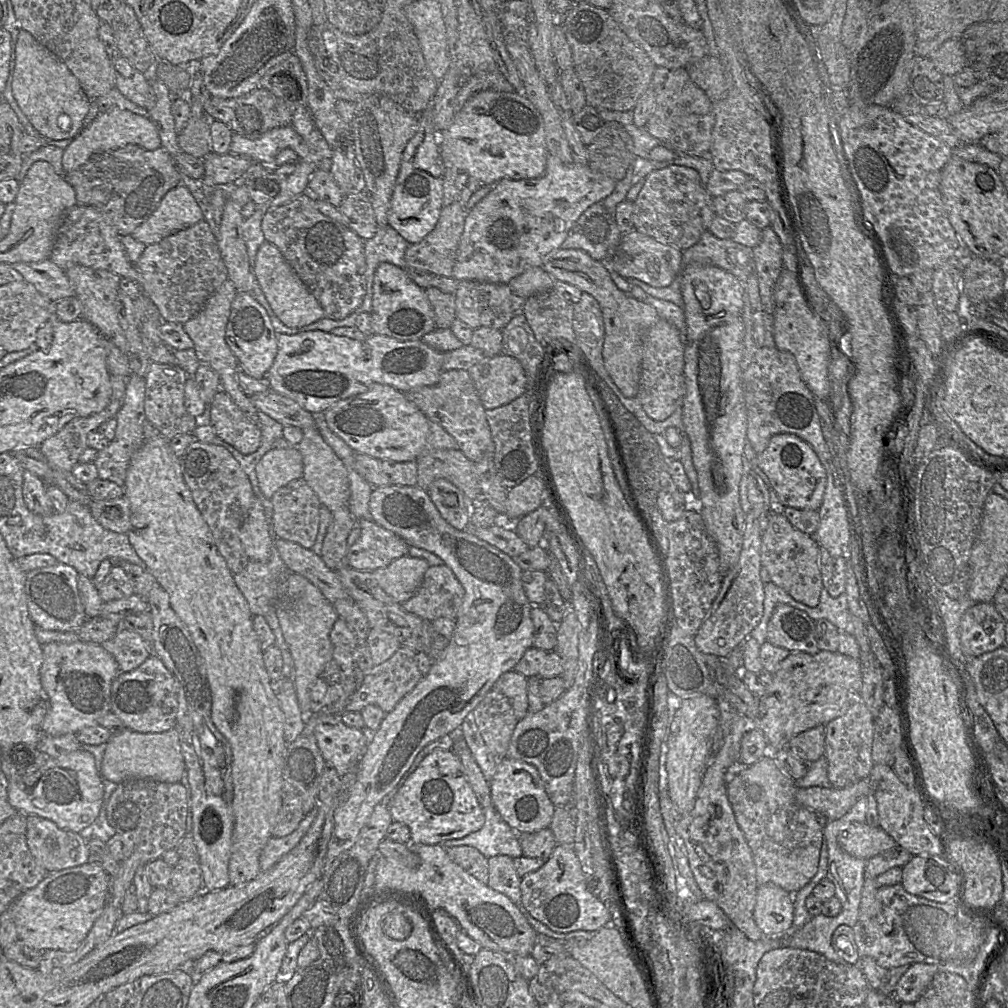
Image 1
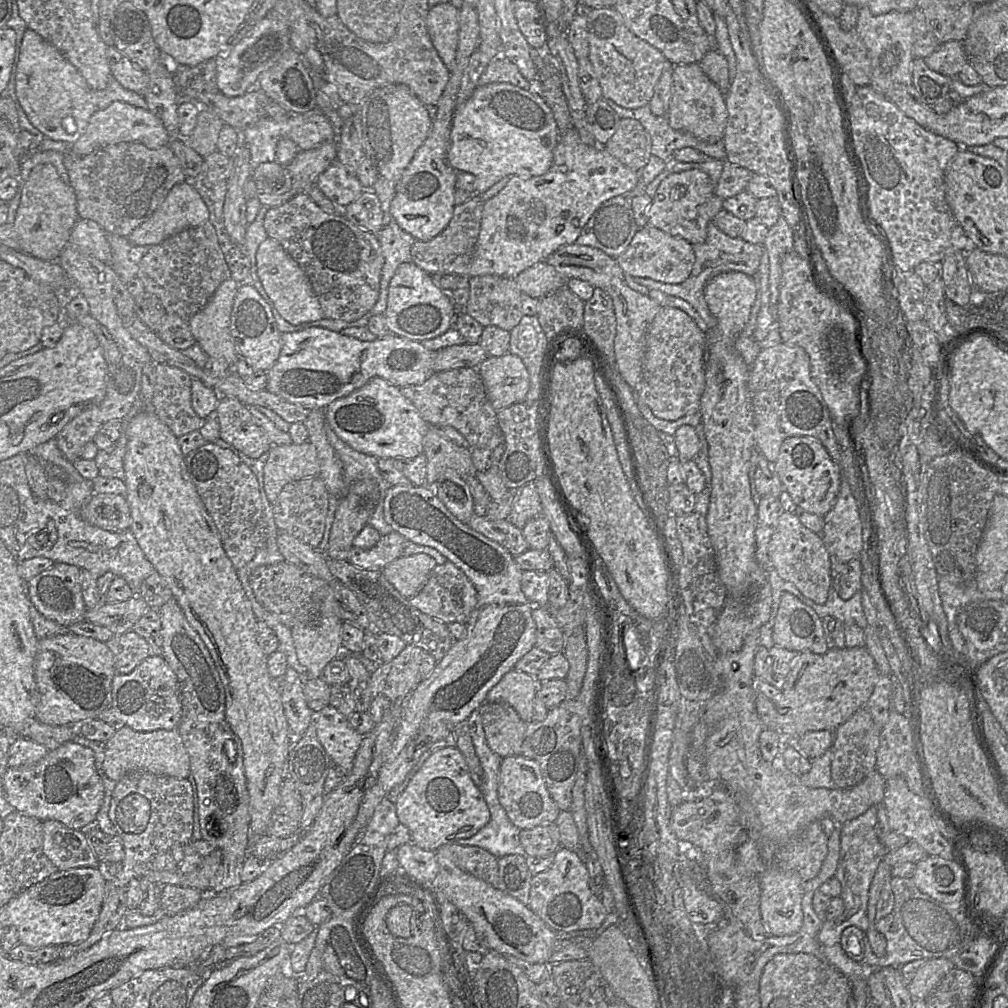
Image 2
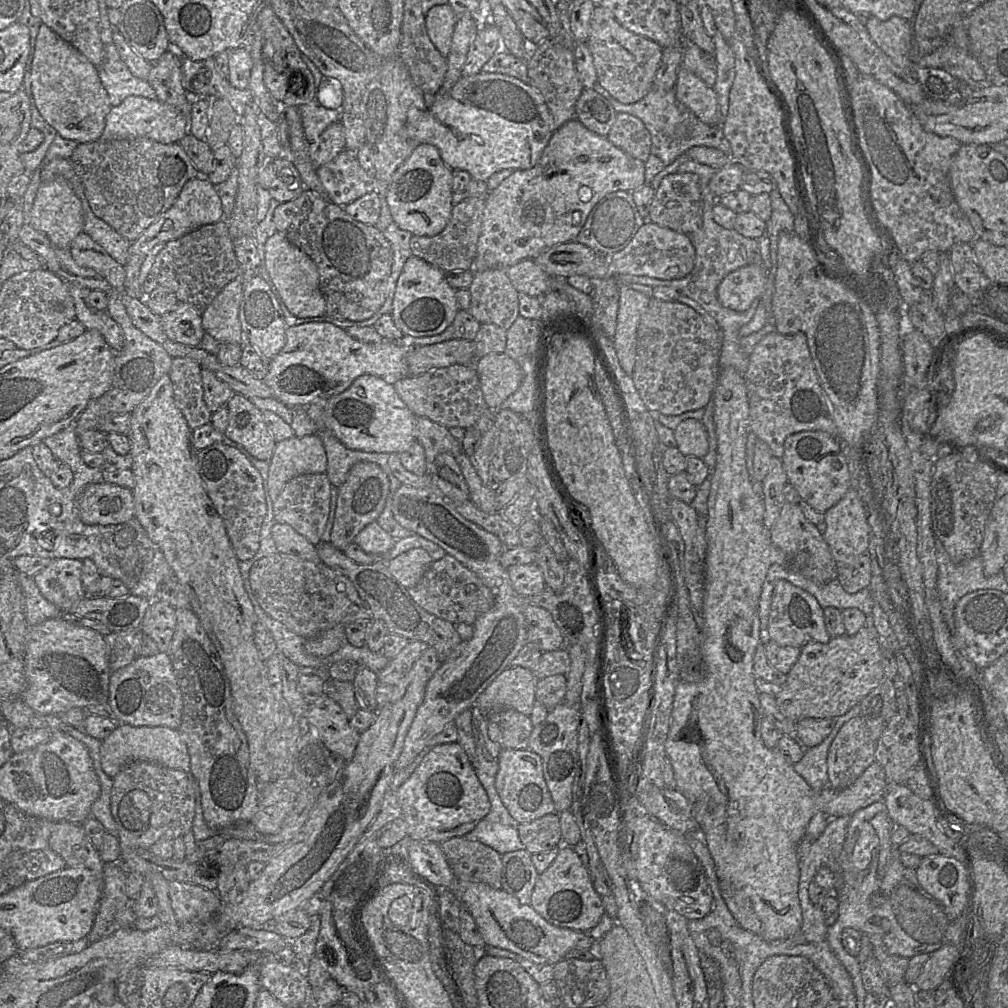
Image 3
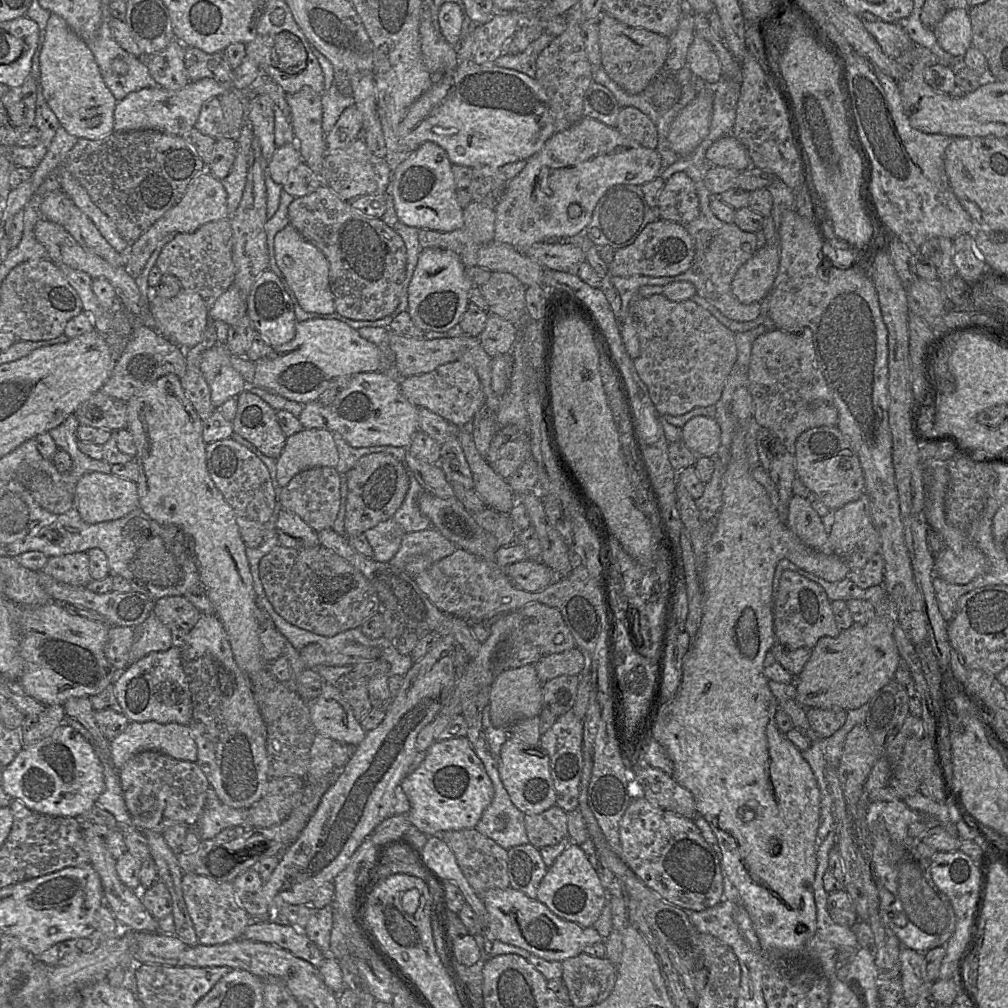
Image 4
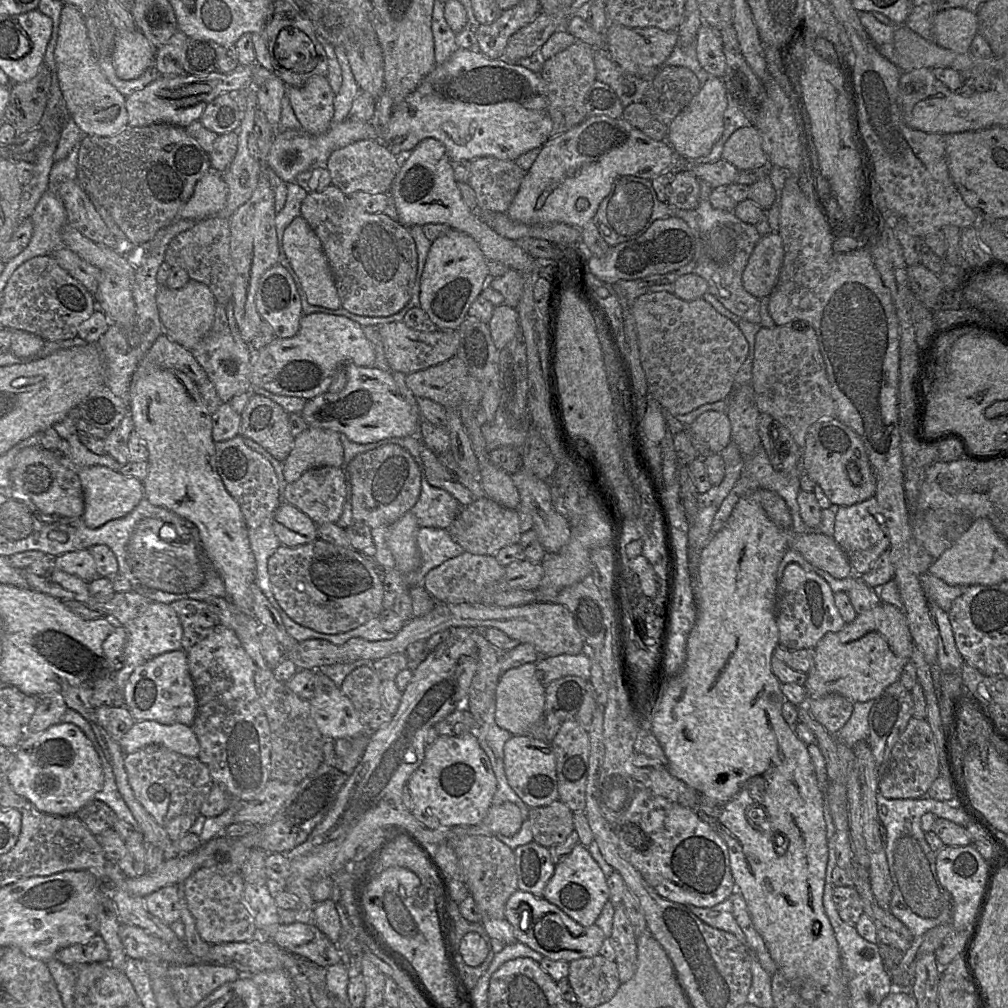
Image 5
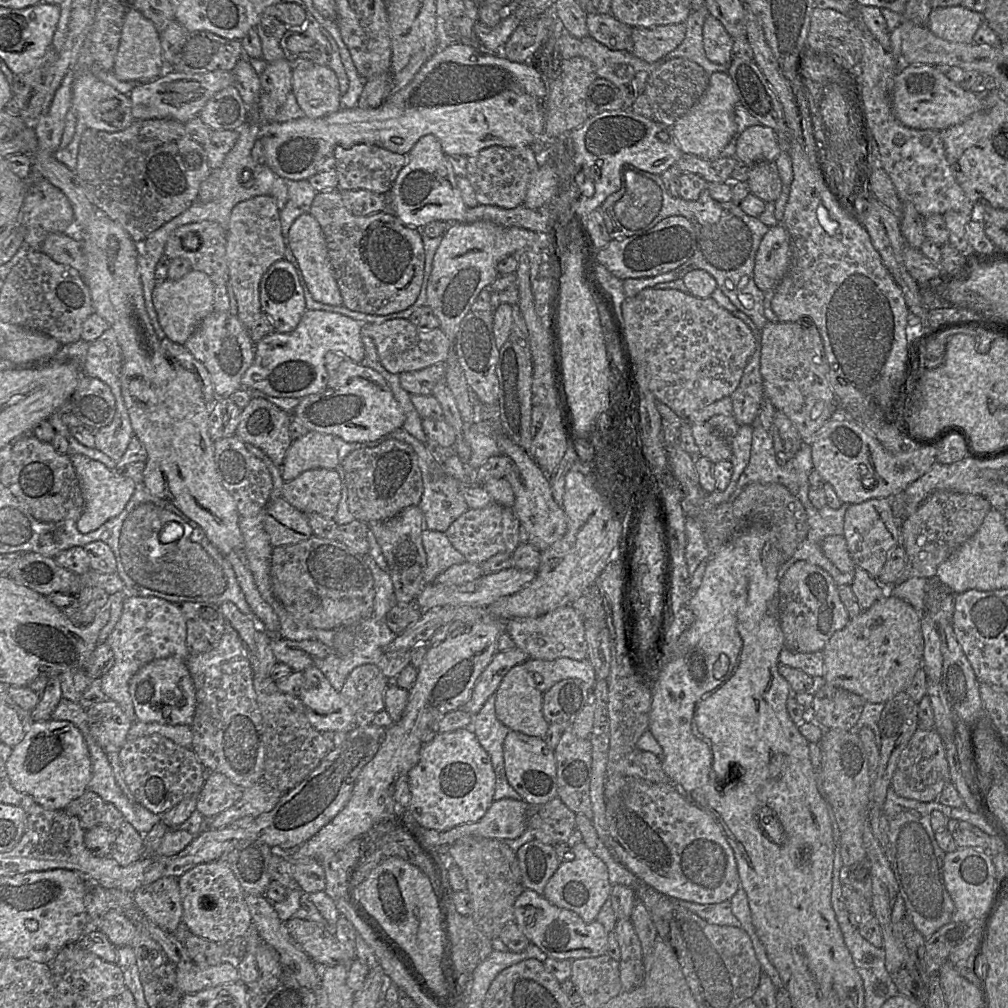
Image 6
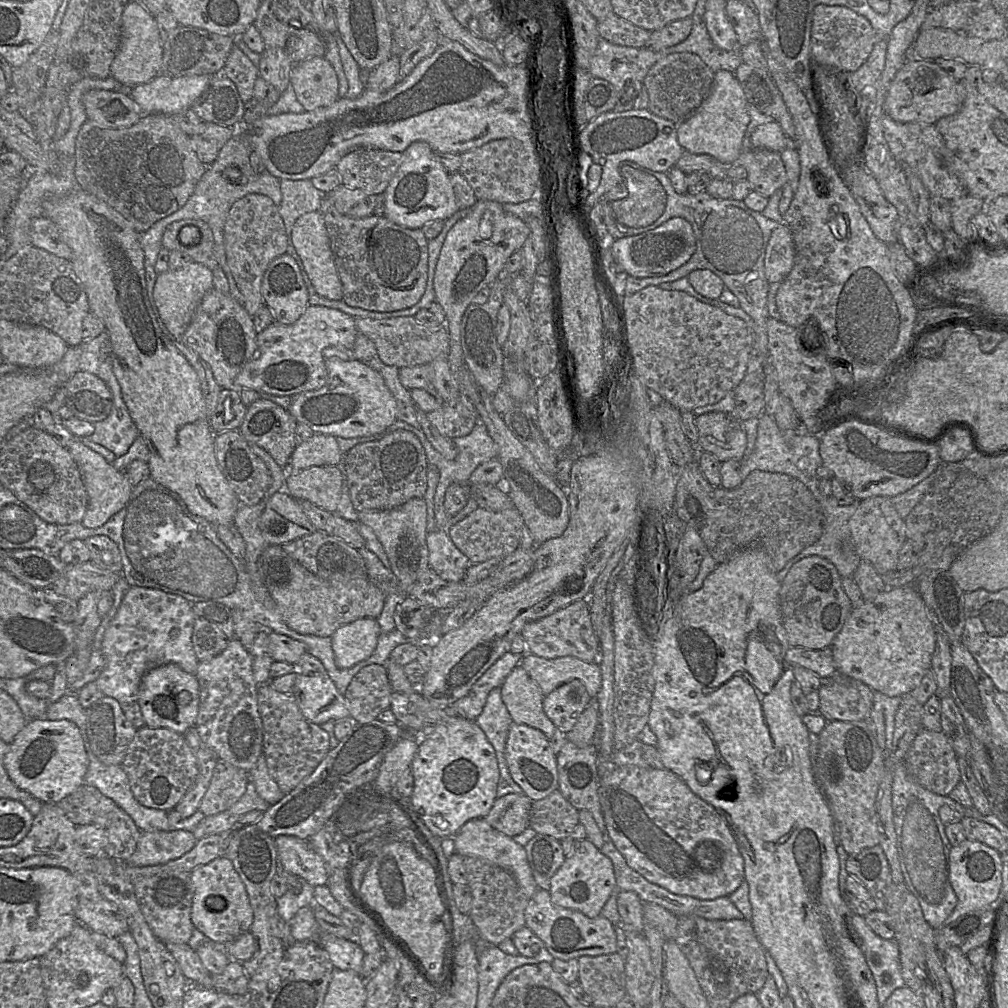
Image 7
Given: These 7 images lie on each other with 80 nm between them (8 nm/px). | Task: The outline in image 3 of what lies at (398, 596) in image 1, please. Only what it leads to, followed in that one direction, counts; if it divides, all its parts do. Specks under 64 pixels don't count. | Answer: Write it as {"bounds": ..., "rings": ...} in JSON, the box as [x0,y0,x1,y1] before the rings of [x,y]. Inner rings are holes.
{"bounds":[388,548,434,589],"rings":[[[422,548],[411,549],[388,561],[393,577],[405,588],[411,589],[420,581],[434,559]]]}

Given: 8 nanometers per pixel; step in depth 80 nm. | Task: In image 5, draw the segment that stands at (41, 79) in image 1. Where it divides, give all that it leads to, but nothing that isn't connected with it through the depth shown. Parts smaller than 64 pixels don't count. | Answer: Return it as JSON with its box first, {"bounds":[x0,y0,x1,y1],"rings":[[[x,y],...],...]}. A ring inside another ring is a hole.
{"bounds":[54,5,127,137],"rings":[[[65,5],[61,11],[54,61],[54,75],[69,117],[77,124],[83,135],[109,137],[127,128],[126,97],[107,81],[101,71],[91,49],[86,17],[74,5]]]}

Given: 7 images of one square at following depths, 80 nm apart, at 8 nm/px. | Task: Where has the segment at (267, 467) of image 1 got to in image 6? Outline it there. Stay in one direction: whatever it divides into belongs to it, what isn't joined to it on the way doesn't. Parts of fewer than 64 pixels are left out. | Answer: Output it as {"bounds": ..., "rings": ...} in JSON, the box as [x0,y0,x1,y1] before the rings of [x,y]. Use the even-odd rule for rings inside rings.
{"bounds":[281,431,339,481],"rings":[[[310,431],[292,441],[281,465],[282,478],[290,481],[302,472],[314,468],[339,466],[338,448],[334,436]]]}

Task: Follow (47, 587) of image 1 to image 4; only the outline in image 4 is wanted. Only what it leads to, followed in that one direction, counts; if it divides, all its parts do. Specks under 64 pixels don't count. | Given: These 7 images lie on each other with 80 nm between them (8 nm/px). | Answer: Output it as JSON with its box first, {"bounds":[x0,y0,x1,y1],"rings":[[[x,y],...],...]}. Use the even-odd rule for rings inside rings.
{"bounds":[41,552,93,587],"rings":[[[87,552],[50,557],[41,571],[59,582],[74,586],[87,587],[93,580]]]}

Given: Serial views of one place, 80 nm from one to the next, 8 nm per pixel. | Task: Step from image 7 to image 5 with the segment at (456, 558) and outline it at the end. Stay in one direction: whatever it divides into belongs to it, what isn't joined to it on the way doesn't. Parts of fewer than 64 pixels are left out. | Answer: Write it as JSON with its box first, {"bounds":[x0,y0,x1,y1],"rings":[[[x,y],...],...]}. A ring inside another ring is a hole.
{"bounds":[413,527,464,586],"rings":[[[420,527],[417,546],[421,554],[421,565],[413,574],[413,586],[421,585],[425,575],[431,569],[464,551],[451,538],[447,529],[442,528]]]}

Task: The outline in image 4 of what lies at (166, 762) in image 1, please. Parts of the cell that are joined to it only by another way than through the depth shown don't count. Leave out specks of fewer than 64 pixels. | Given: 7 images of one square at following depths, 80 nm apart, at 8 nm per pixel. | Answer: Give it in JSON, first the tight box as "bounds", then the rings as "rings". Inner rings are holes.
{"bounds":[110,721,198,771],"rings":[[[130,721],[125,730],[110,741],[110,758],[114,768],[118,771],[132,756],[146,750],[159,751],[182,761],[196,763],[198,758],[197,746],[191,736],[189,727],[174,722],[161,724],[155,721]]]}

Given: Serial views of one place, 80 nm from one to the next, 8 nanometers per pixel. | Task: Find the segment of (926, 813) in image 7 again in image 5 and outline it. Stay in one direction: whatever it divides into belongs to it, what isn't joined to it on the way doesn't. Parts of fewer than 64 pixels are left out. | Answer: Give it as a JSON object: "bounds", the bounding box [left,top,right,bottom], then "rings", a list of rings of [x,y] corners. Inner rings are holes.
{"bounds":[877,793,983,938],"rings":[[[878,793],[877,810],[881,824],[885,830],[885,855],[888,863],[890,877],[893,883],[893,895],[889,906],[890,912],[899,919],[916,937],[919,938],[929,930],[942,925],[952,925],[955,913],[955,903],[950,893],[939,883],[936,874],[936,856],[925,838],[921,828],[921,817],[932,813],[938,818],[952,821],[966,826],[968,823],[978,825],[983,831],[983,826],[973,818],[964,808],[957,807],[955,803],[939,802],[928,796],[919,799],[888,799]]]}

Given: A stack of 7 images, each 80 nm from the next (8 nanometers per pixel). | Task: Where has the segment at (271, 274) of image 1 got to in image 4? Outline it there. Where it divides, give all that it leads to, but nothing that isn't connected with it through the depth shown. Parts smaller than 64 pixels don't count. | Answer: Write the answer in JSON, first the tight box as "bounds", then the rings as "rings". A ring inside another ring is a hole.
{"bounds":[274,224,335,314],"rings":[[[290,224],[274,237],[274,258],[276,267],[282,273],[292,300],[309,313],[331,314],[335,311],[334,297],[329,285],[329,264],[324,254],[312,243],[305,240]]]}

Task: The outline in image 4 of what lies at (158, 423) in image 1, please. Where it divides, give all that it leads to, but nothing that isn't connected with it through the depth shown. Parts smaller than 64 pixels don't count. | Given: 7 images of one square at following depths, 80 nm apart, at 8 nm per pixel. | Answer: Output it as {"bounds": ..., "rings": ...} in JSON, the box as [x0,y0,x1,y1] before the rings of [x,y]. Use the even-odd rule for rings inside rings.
{"bounds":[180,321,217,421],"rings":[[[209,321],[202,342],[191,349],[185,349],[186,371],[180,383],[202,421],[207,420],[216,410],[211,402],[211,390],[200,368],[201,357],[205,350],[217,343],[215,322]]]}

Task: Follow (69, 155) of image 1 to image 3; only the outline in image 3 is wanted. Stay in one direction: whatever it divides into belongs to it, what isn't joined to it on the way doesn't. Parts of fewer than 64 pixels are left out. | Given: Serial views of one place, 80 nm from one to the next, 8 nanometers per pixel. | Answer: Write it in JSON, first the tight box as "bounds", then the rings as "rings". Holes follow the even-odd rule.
{"bounds":[99,96,191,144],"rings":[[[129,96],[119,105],[111,108],[106,116],[105,128],[99,140],[148,138],[162,144],[178,143],[189,133],[191,105],[188,103],[181,107],[174,107],[156,98]]]}

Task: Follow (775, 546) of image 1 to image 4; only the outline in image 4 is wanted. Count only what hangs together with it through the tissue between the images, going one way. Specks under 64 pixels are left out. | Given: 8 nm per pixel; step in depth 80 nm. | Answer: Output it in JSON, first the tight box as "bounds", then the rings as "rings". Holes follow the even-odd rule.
{"bounds":[786,495,833,554],"rings":[[[797,495],[790,498],[786,524],[809,547],[824,554],[833,553],[822,517],[812,508],[808,498]]]}

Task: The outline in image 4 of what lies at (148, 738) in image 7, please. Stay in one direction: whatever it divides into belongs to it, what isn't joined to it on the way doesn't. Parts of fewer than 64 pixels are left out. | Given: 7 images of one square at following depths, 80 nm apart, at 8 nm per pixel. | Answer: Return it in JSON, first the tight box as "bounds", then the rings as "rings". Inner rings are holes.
{"bounds":[118,750,210,834],"rings":[[[146,750],[126,761],[118,777],[127,811],[138,830],[162,834],[177,824],[191,827],[201,823],[210,785],[197,762],[182,761],[159,751]]]}

